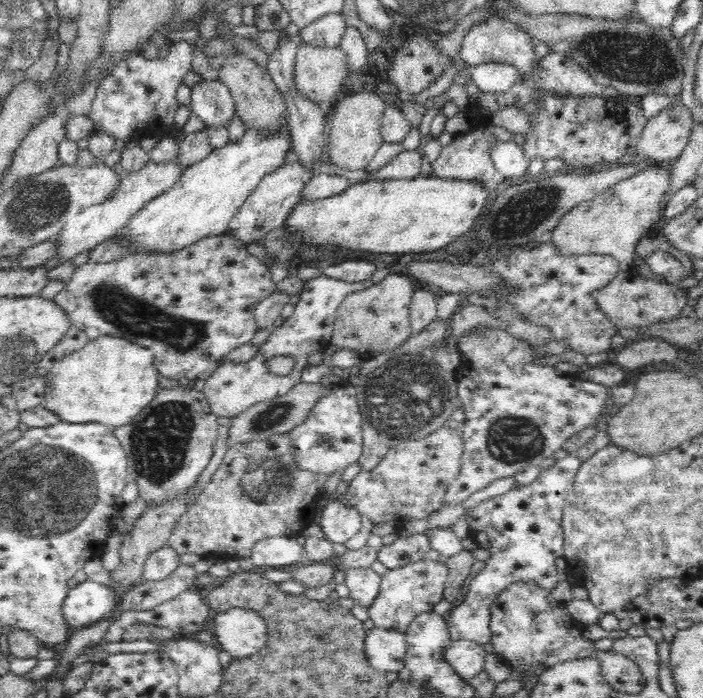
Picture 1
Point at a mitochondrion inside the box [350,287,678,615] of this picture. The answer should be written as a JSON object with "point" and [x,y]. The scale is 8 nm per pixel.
{"point":[397,399]}

